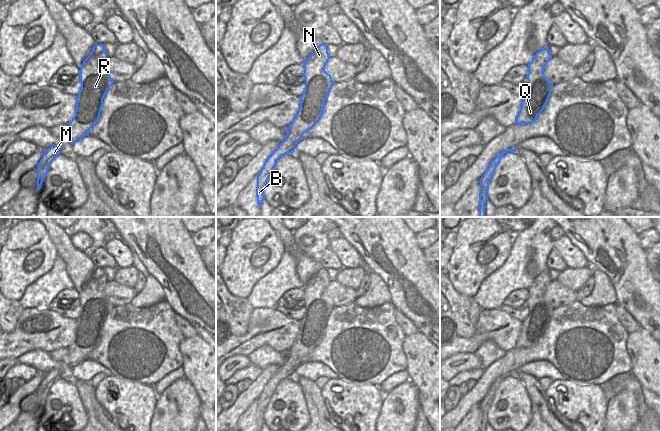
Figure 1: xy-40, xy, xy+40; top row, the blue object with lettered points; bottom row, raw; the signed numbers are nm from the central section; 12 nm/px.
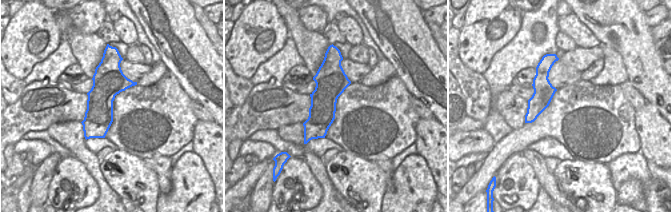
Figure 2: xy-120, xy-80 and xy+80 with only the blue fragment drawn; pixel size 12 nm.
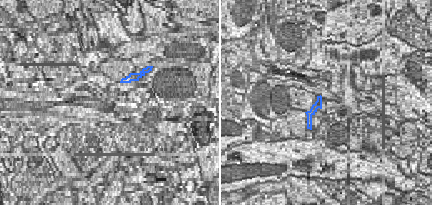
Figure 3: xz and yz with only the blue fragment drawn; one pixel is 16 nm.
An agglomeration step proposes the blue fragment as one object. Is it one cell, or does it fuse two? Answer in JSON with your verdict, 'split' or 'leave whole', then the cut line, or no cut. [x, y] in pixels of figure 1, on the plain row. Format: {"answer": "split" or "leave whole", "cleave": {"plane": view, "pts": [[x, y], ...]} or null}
{"answer": "leave whole", "cleave": null}

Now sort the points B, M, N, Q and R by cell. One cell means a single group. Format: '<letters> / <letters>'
B M N Q R

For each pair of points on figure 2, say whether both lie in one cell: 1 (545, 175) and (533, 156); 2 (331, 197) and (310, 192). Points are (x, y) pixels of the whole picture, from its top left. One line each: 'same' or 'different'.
1: same
2: different

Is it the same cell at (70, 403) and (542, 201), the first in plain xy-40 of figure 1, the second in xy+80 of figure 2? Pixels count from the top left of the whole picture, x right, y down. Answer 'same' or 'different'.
different

